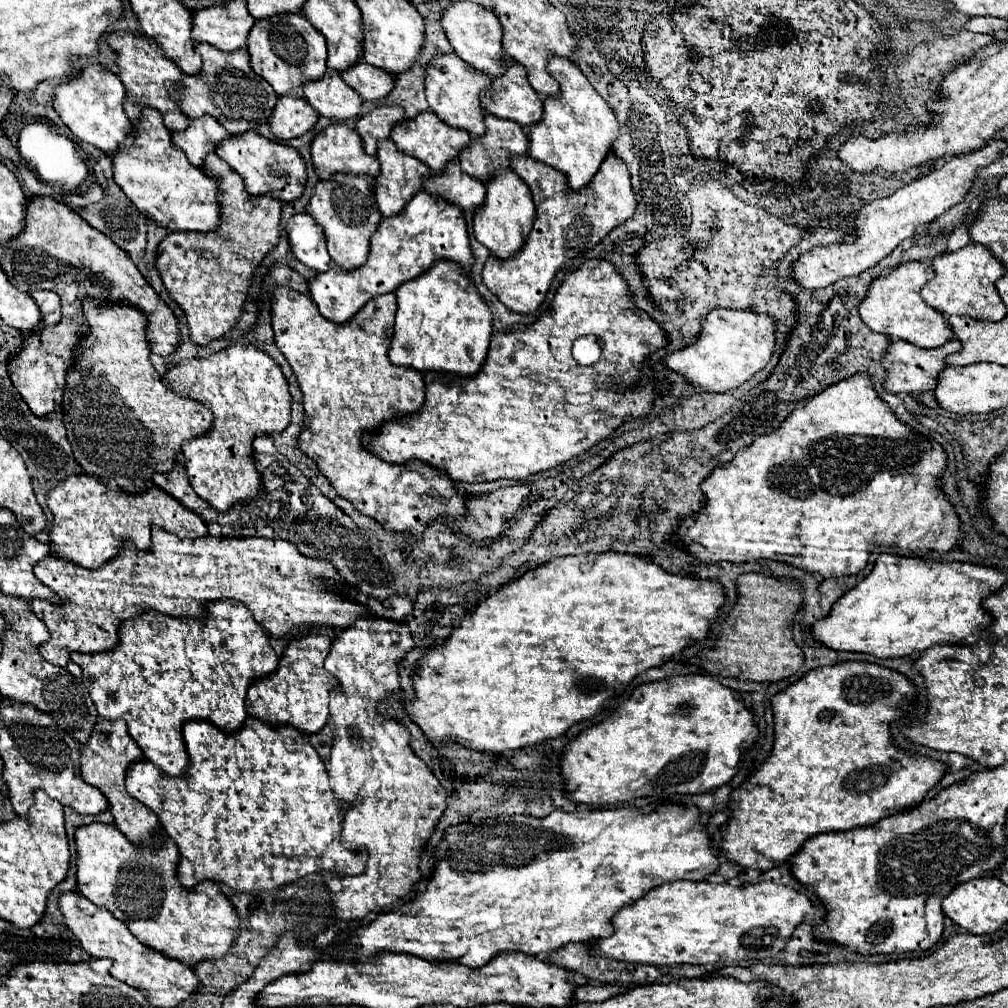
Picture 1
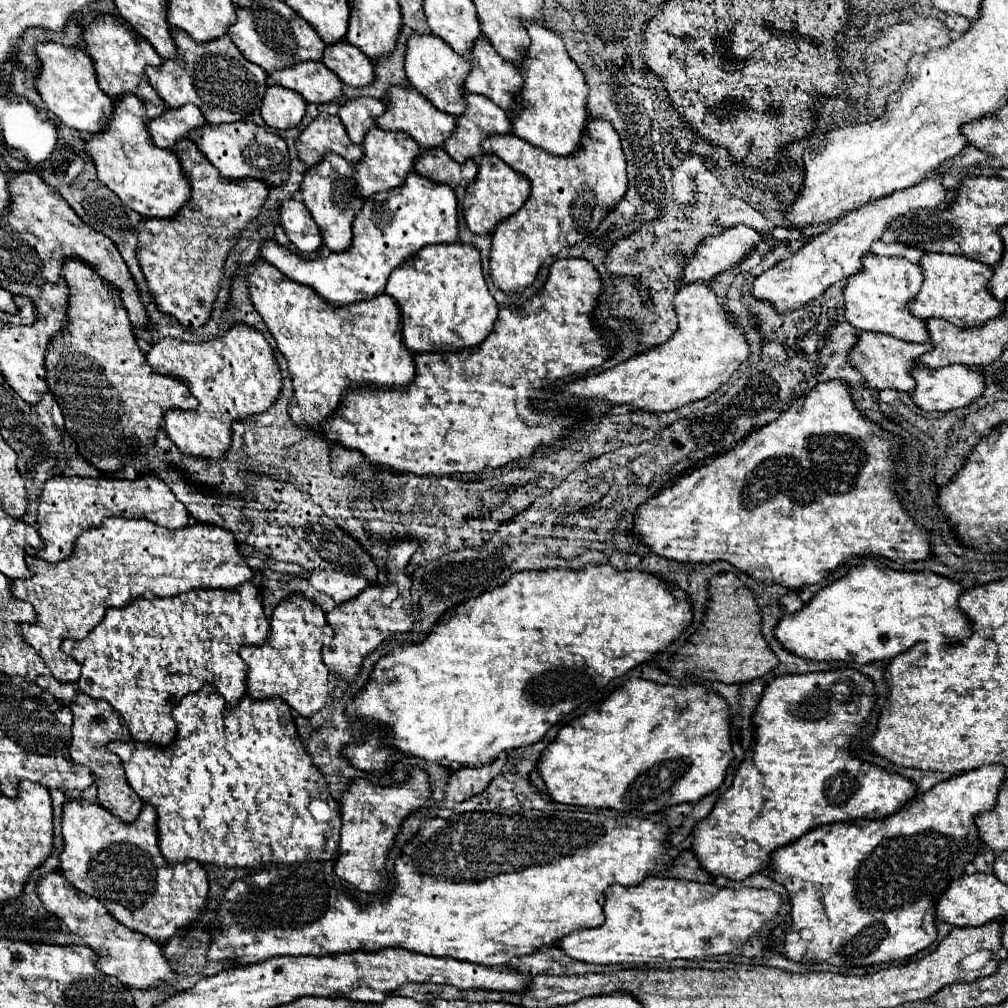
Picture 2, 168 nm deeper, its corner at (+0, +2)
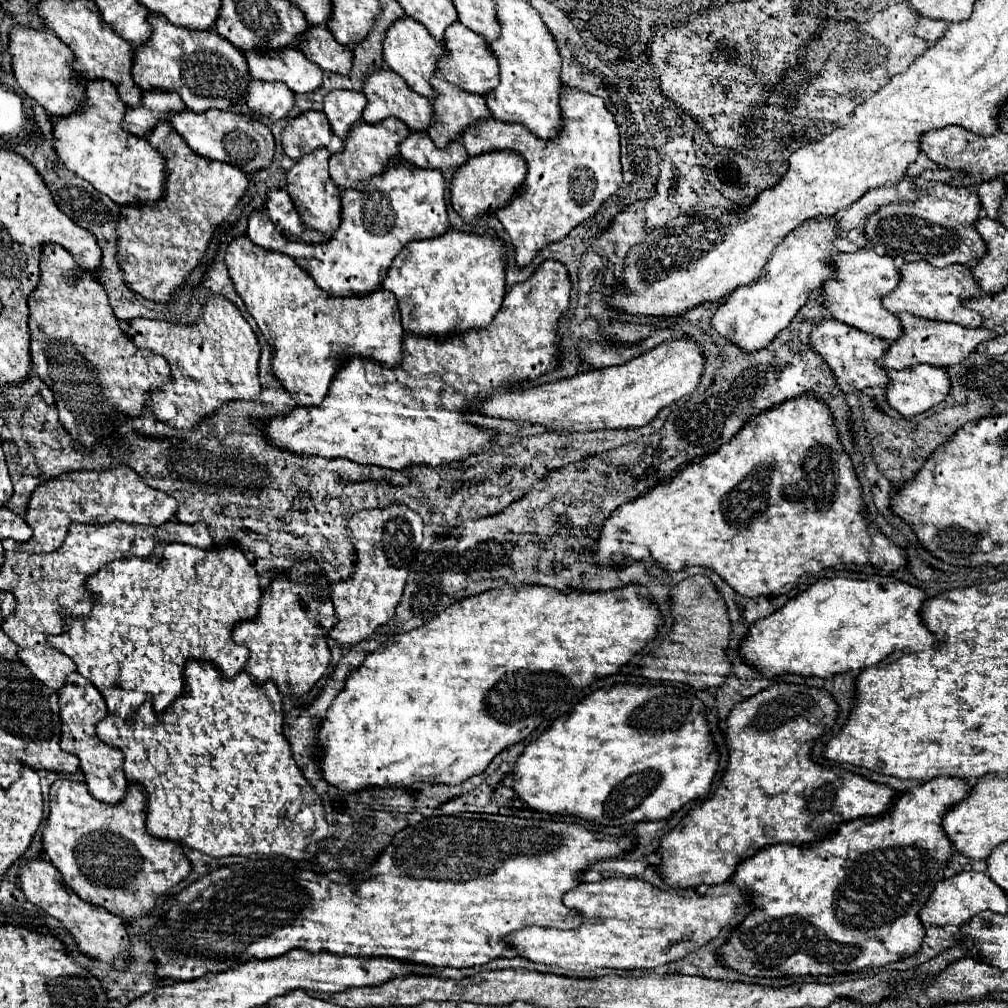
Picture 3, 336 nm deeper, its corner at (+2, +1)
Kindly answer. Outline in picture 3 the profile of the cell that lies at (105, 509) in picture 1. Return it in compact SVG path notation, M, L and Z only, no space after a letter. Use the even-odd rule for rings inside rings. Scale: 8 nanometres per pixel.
M119 465L109 471L76 471L65 473L51 481L41 483L27 507L25 523L33 529L31 545L33 553L53 553L65 541L71 523L139 523L139 525L163 525L177 513L177 501L163 491L149 487L141 475L131 467Z

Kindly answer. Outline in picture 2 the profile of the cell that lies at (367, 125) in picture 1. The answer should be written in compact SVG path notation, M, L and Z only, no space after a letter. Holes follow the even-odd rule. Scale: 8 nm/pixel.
M351 98L343 106L339 106L339 118L351 138L351 142L361 144L367 130L375 126L375 118L385 112L385 104L377 98Z

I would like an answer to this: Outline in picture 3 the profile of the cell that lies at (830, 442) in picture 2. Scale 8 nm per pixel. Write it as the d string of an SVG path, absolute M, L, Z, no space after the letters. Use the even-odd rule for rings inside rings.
M805 393L805 395L789 399L789 401L781 403L781 405L777 405L777 407L773 407L769 411L763 411L761 415L749 419L749 423L745 423L745 427L727 445L723 445L719 451L689 463L667 485L657 485L647 495L637 497L635 501L621 505L605 521L601 537L599 537L597 545L595 545L593 559L599 565L619 565L625 559L643 559L643 561L649 561L649 557L651 557L665 571L681 571L683 567L689 567L689 565L701 565L701 567L709 567L709 569L717 571L743 597L759 597L759 595L775 597L775 595L783 595L783 593L791 591L791 587L797 585L799 577L803 577L803 575L813 577L821 569L835 567L835 565L841 565L841 563L875 565L875 567L885 569L885 571L897 571L897 569L905 567L905 563L907 563L905 549L895 545L891 539L887 539L887 535L875 523L871 523L867 519L865 511L867 511L867 505L863 501L863 493L861 493L859 479L855 475L853 461L845 453L843 445L841 445L839 431L837 431L837 427L833 427L833 415L829 415L829 407L825 407L825 403L821 403L821 399L817 399L813 393Z

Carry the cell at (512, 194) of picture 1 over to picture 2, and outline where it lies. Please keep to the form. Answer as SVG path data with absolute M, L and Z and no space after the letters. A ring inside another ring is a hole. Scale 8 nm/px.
M483 154L483 158L479 158L477 178L471 186L467 186L467 194L465 194L465 202L463 202L465 222L473 234L479 234L479 236L491 234L499 222L503 222L509 214L517 212L523 206L527 196L529 196L527 176L523 176L521 172L507 166L495 154Z

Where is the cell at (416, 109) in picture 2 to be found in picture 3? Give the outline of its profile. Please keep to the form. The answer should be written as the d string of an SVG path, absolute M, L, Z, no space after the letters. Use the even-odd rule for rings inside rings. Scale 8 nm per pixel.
M381 69L381 71L373 71L367 79L365 79L365 87L363 93L367 97L367 107L363 111L363 121L367 123L379 123L387 117L397 117L401 119L411 131L415 133L427 133L429 125L433 123L435 115L433 115L433 105L427 97L421 97L419 93L415 93L411 87L407 87L407 83L393 73L391 69Z

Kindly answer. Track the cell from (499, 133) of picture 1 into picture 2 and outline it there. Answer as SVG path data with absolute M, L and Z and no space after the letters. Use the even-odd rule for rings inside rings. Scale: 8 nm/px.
M465 92L463 94L467 108L461 116L457 116L455 132L443 144L443 150L455 160L465 162L467 158L479 160L483 154L481 142L491 134L507 134L511 132L511 120L505 110L499 110L495 102L483 98L479 94Z

